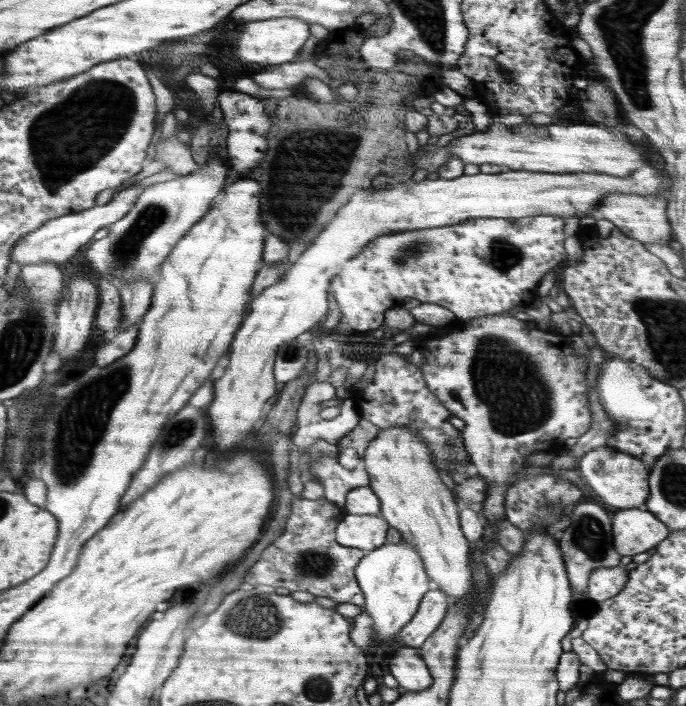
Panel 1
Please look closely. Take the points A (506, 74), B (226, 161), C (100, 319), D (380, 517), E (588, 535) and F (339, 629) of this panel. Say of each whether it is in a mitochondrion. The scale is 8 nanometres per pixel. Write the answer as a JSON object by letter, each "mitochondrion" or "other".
{"A":"other","B":"other","C":"other","D":"other","E":"mitochondrion","F":"other"}

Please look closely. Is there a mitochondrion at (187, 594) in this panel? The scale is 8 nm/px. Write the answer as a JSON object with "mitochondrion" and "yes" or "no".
{"mitochondrion":"no"}

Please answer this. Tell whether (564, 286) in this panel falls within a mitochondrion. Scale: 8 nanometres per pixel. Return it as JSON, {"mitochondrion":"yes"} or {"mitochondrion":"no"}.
{"mitochondrion":"no"}

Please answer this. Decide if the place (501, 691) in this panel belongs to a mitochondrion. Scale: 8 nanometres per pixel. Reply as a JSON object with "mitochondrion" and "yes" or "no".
{"mitochondrion":"no"}

